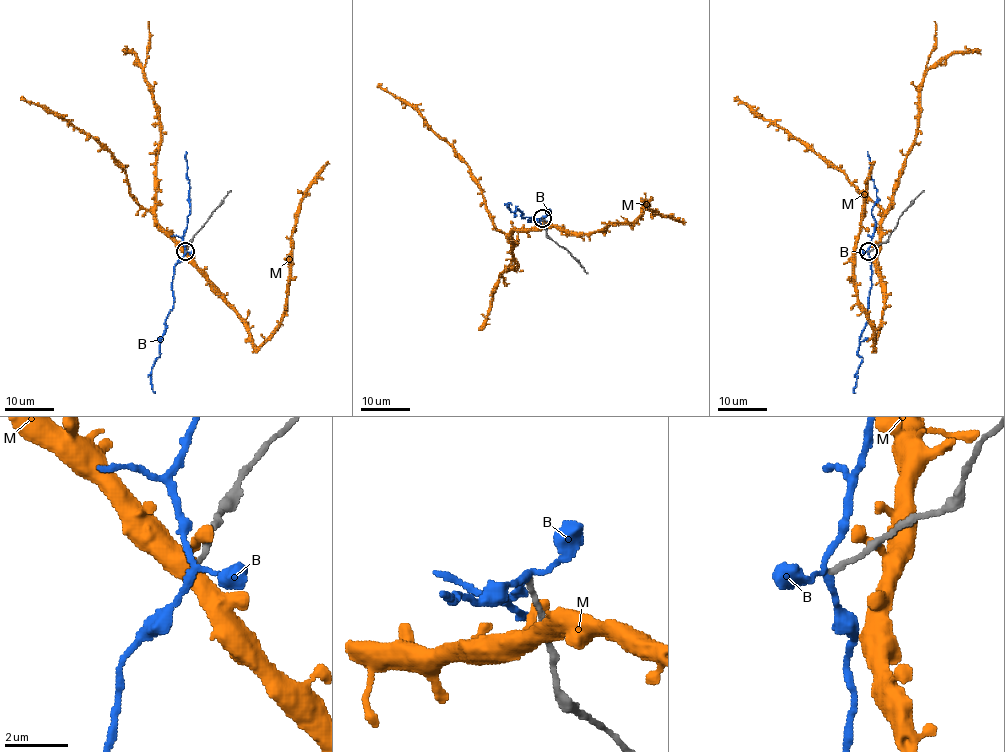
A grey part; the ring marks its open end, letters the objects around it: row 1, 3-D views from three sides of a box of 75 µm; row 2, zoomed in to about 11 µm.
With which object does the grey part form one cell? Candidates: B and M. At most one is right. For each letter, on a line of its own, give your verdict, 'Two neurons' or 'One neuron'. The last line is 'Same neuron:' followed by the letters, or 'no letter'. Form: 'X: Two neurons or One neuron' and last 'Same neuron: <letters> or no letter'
B: Two neurons
M: Two neurons
Same neuron: no letter

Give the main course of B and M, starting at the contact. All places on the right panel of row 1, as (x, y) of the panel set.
B: (869, 252), (871, 280), (866, 321), (858, 351), (863, 361), (858, 369), (855, 393)
M: (875, 248), (883, 297), (875, 346), (874, 329), (858, 298), (854, 274), (854, 242), (869, 169), (875, 161)

